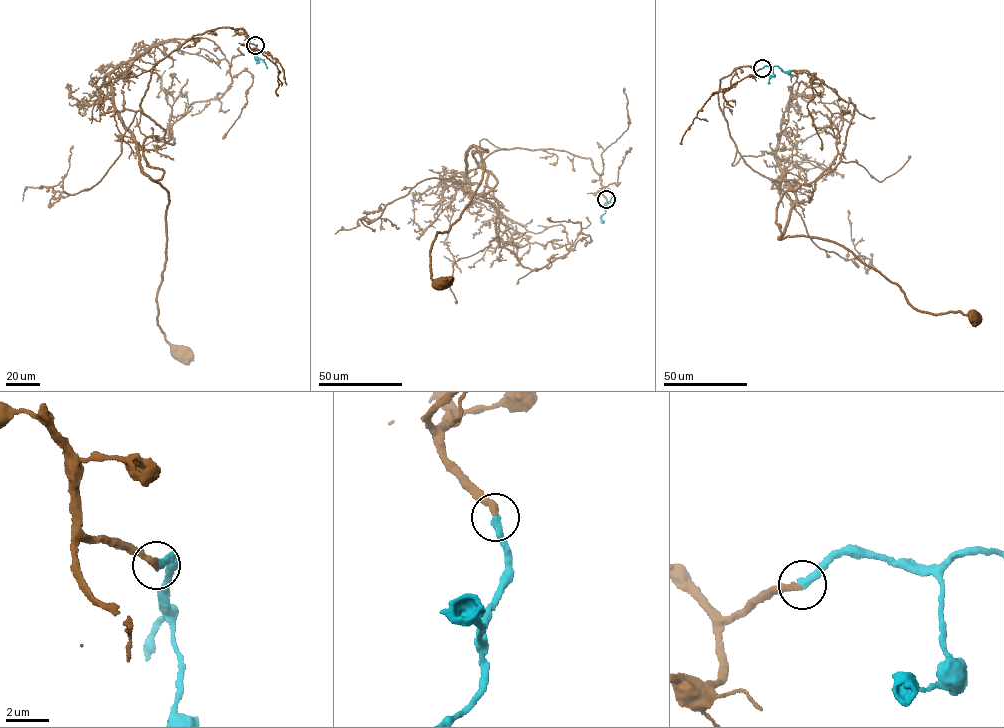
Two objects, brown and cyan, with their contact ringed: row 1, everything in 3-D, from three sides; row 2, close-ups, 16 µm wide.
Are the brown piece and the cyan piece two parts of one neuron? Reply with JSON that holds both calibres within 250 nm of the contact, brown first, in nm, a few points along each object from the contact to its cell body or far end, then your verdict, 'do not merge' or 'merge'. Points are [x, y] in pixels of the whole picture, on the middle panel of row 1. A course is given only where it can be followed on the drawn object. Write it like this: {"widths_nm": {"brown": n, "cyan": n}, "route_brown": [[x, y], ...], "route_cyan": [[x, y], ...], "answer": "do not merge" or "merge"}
{"widths_nm": {"brown": 320, "cyan": 400}, "route_brown": [[606, 199], [589, 158], [497, 149], [492, 188], [472, 150], [481, 181], [430, 251], [441, 283]], "route_cyan": [[606, 199], [605, 208], [603, 205], [612, 196]], "answer": "merge"}

